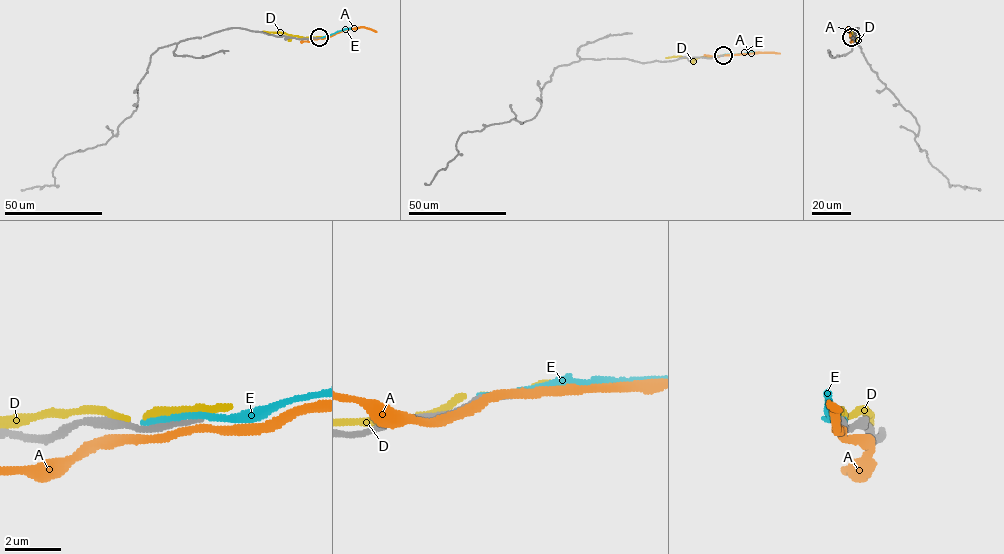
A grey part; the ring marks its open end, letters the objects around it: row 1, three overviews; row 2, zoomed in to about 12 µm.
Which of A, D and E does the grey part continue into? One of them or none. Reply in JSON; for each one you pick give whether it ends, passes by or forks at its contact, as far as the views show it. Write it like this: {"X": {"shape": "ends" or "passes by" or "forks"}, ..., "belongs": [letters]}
{"belongs": []}

